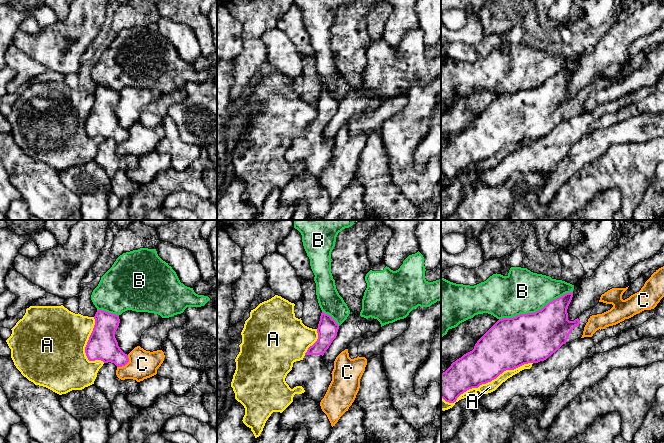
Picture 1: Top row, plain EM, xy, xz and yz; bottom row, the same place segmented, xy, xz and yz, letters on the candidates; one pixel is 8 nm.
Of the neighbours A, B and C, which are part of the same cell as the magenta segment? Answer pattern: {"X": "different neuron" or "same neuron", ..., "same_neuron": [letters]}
{"A": "different neuron", "B": "different neuron", "C": "different neuron", "same_neuron": []}

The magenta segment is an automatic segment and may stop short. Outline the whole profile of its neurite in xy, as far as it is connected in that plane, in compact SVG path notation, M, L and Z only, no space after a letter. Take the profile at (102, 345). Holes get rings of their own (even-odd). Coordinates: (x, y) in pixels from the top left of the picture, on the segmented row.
M97 310L95 325L85 347L85 353L89 361L101 360L104 363L114 363L117 367L125 366L129 362L115 338L115 332L120 319L116 314Z

